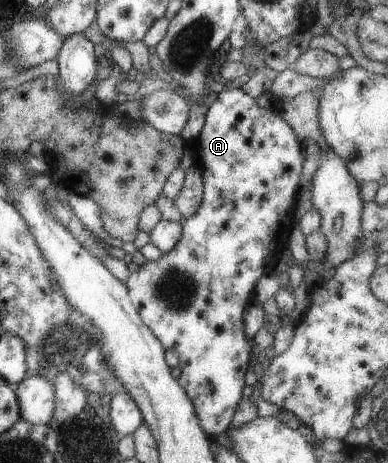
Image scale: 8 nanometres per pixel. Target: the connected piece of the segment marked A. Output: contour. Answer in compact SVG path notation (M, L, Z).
M234 88L232 90L223 90L218 93L218 98L212 102L212 106L208 108L206 120L203 124L202 130L198 139L193 144L195 146L195 159L200 168L203 187L204 198L200 202L194 216L183 218L182 236L176 243L176 246L170 252L162 253L162 256L156 261L146 260L146 264L139 266L136 272L130 273L126 288L128 288L128 296L135 304L136 310L141 313L142 322L152 332L154 336L162 343L165 349L170 348L174 352L178 352L179 367L181 370L180 376L177 378L180 386L186 391L189 399L194 405L194 410L200 419L203 431L211 438L216 438L222 433L226 433L232 423L234 414L239 406L240 398L242 398L242 388L244 388L244 376L250 368L250 358L252 358L252 350L254 340L250 340L244 333L244 318L243 314L247 308L255 301L255 287L258 280L267 273L275 271L277 263L281 259L281 253L288 242L288 237L292 226L296 223L294 219L295 204L300 194L300 174L303 170L305 159L301 154L302 148L298 144L298 138L295 136L291 123L282 118L278 114L278 110L273 108L261 108L256 102L256 98L247 94L241 88Z

